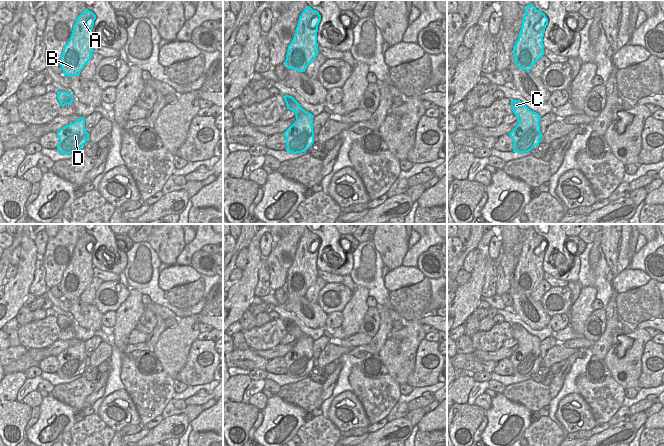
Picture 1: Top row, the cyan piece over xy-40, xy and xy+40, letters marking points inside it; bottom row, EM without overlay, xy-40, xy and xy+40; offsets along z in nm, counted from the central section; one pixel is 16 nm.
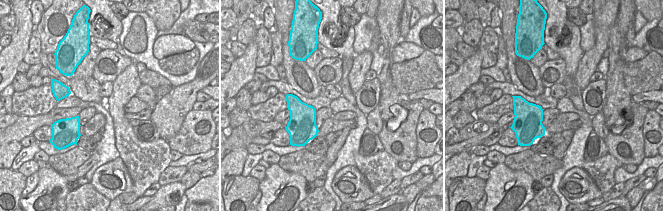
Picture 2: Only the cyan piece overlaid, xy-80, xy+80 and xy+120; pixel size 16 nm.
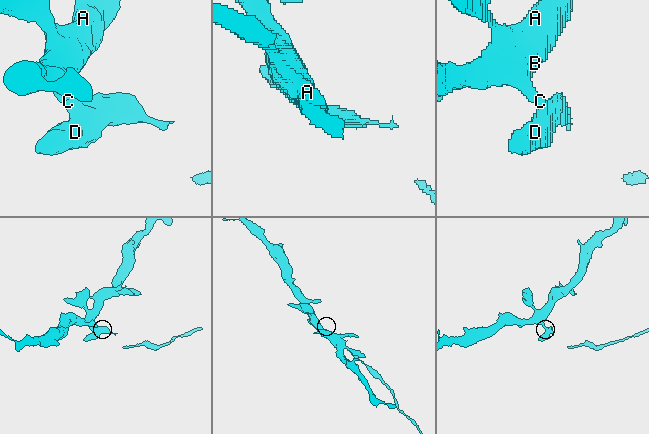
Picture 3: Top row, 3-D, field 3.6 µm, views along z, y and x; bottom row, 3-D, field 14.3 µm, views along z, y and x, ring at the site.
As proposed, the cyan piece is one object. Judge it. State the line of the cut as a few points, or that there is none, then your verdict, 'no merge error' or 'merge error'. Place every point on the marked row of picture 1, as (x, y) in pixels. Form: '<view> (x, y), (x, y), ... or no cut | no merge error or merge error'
xy (294, 99), (291, 99), (286, 104) | merge error

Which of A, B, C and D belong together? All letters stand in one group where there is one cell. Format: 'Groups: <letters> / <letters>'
Groups: A B / C D

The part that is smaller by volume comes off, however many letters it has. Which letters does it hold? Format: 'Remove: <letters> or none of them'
Remove: C, D

